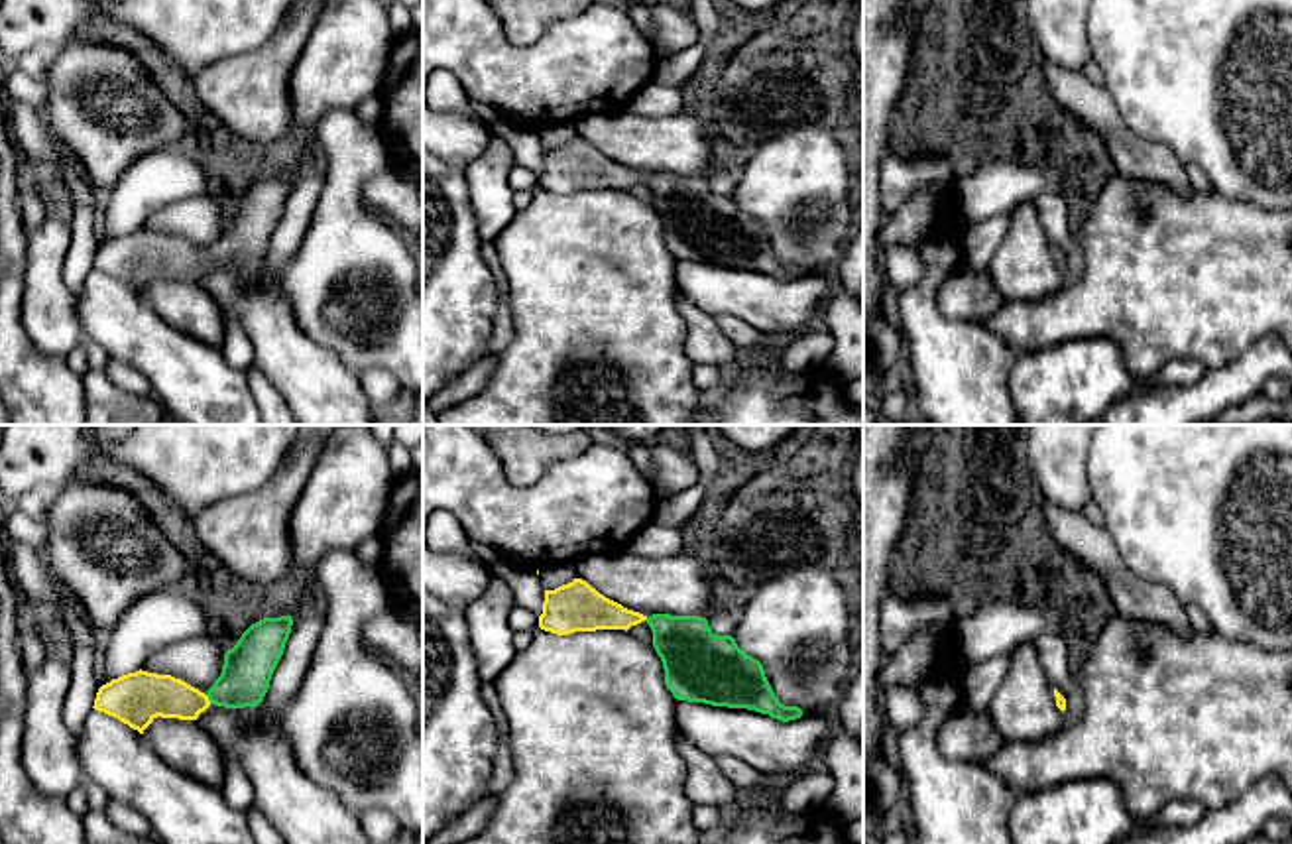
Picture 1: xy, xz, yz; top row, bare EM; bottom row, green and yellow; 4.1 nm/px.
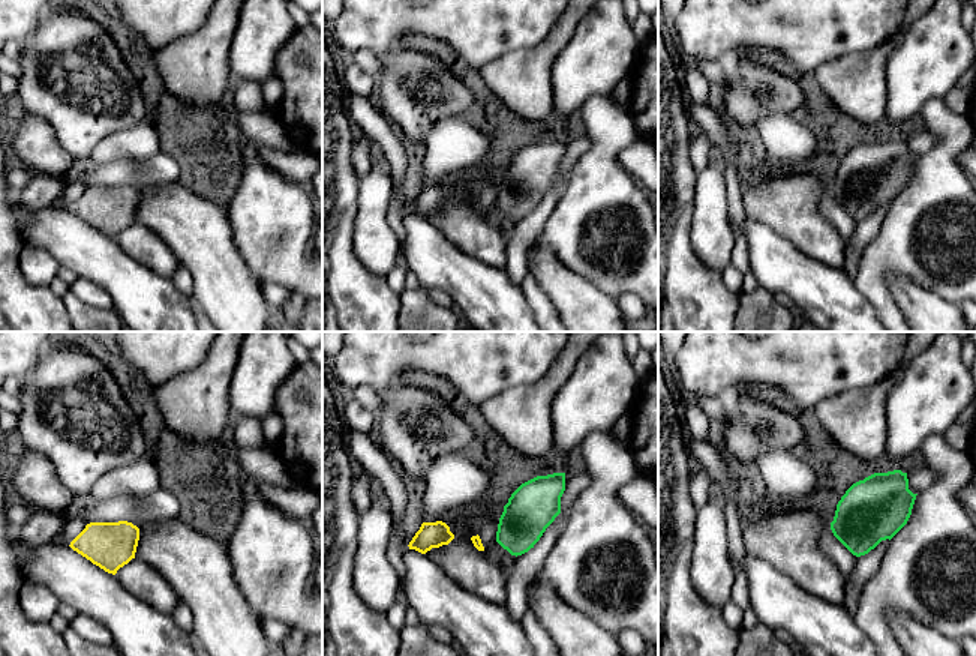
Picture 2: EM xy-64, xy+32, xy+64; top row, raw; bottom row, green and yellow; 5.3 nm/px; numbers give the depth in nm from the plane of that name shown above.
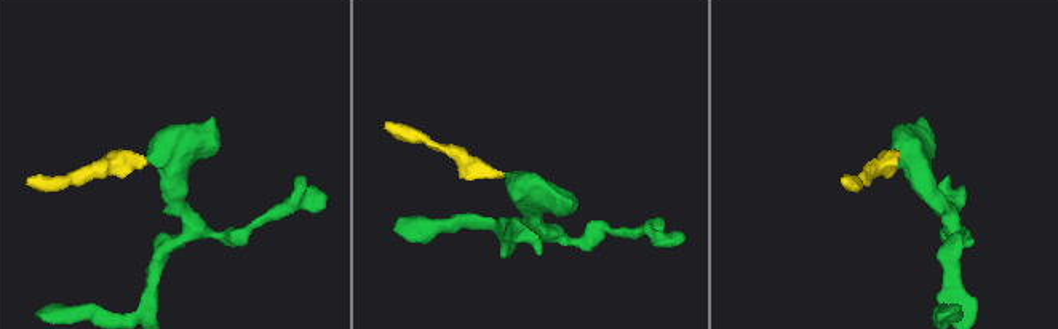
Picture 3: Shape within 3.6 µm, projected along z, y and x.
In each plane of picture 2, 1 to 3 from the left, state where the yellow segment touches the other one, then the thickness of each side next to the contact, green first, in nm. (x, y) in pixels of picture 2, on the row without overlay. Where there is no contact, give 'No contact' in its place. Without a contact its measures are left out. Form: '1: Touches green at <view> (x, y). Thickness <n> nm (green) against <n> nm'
1: No contact
2: No contact
3: No contact

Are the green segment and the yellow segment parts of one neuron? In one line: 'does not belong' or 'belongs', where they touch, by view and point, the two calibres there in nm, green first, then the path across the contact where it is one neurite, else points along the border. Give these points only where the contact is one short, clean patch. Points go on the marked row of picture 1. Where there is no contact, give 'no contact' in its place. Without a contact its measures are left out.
belongs; meets green in xy at (209, 699); 200 nm thick on the green side, 190 nm on the other; runs through xy (248, 665), (221, 693), (209, 699), (148, 695)

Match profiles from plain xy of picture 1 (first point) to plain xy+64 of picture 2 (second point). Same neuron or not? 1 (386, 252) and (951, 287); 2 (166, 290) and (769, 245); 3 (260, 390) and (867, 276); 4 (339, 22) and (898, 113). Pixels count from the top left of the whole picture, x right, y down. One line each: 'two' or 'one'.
1: one
2: two
3: one
4: one

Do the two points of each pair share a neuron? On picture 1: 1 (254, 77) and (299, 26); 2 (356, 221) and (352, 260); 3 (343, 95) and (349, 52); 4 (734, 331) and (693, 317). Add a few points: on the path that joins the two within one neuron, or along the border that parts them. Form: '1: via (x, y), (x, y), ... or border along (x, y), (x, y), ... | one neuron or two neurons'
1: via (266, 65), (290, 38) | one neuron
2: via (352, 231), (352, 250) | one neuron
3: via (343, 85), (343, 61) | one neuron
4: border along (714, 317), (720, 331), (744, 357) | two neurons

